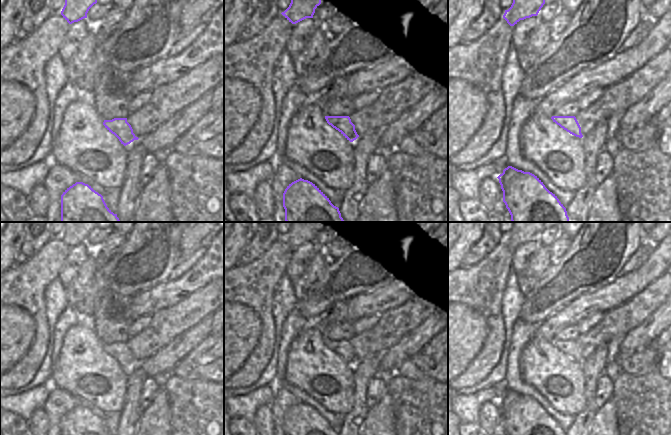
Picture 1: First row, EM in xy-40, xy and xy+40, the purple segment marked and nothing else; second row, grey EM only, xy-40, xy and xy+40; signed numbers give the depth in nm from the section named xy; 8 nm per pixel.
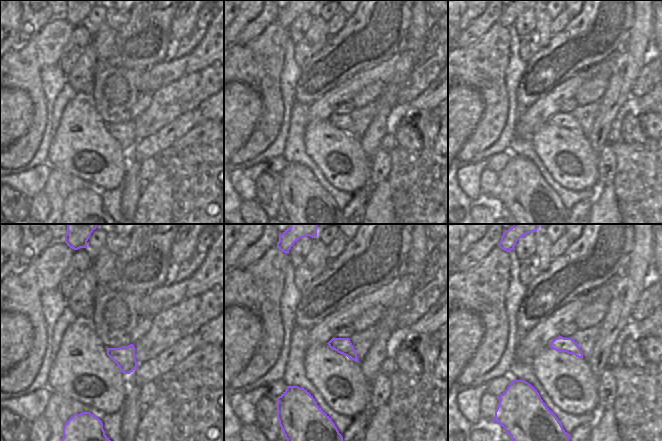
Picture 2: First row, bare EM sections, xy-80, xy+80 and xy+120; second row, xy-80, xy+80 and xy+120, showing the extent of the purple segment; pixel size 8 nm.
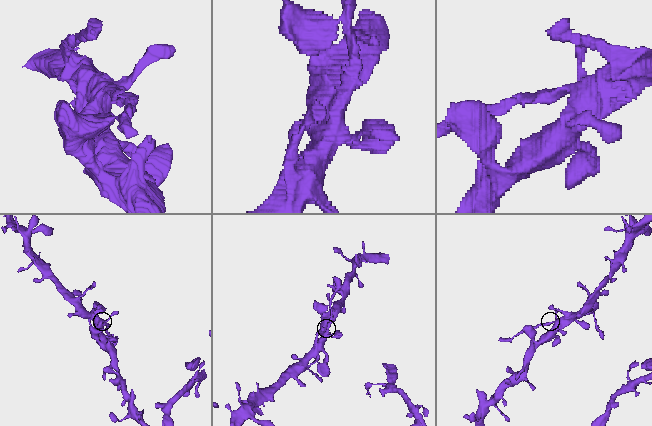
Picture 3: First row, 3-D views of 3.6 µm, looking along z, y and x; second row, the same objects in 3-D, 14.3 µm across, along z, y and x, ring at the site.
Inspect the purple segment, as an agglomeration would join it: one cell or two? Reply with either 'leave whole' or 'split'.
split

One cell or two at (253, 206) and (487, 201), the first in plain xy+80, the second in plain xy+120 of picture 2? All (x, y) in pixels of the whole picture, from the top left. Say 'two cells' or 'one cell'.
one cell

